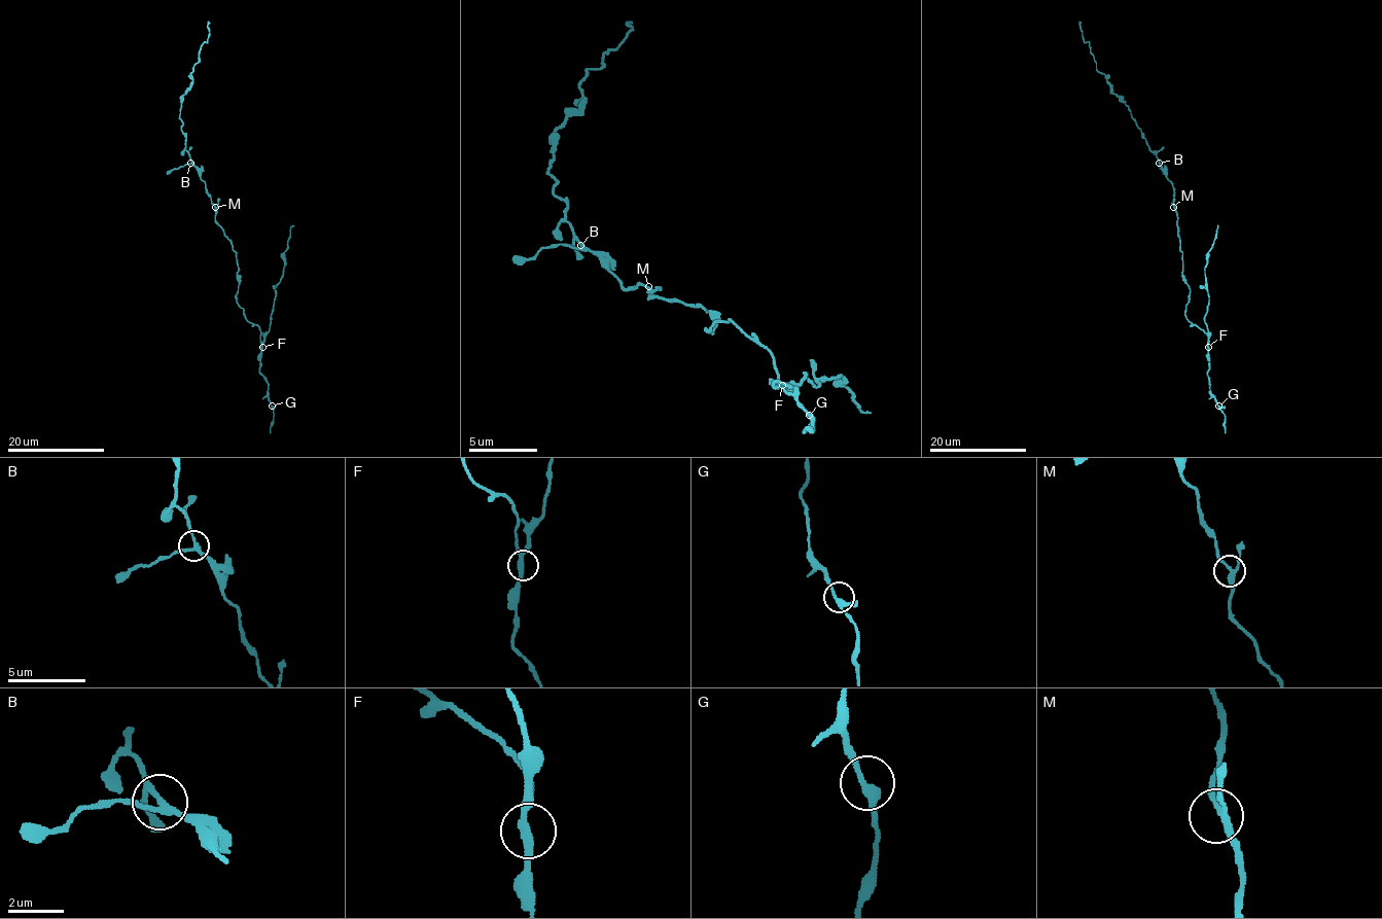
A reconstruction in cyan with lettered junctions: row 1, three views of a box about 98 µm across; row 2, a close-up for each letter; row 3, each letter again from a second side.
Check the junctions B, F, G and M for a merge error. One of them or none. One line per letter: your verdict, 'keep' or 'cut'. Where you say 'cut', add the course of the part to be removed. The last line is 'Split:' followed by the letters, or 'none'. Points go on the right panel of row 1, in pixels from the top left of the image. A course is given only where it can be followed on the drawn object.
B: keep
F: cut | (1208, 346), (1204, 321), (1209, 297), (1204, 268), (1217, 225)
G: keep
M: keep
Split: F

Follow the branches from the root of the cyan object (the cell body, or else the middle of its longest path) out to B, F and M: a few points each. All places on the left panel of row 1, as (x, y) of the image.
B: (221, 226), (215, 219), (215, 207), (205, 183), (190, 163)
F: (221, 226), (236, 253), (239, 282), (237, 303), (243, 309), (244, 317), (258, 326), (262, 346)
M: (221, 226), (215, 219), (215, 207)

